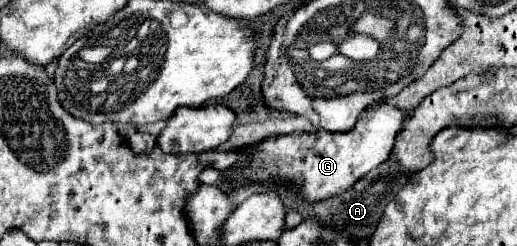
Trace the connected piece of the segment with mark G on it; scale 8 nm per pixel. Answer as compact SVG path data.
M379 101L367 107L359 115L355 127L345 133L331 133L321 129L315 133L269 137L261 141L253 153L247 151L247 163L237 169L243 173L245 179L251 179L253 183L263 183L267 189L269 187L277 189L273 185L273 175L289 179L301 189L299 193L303 201L315 203L319 199L327 199L347 191L349 187L355 185L357 179L361 179L365 173L369 173L385 159L389 159L395 143L395 135L403 129L407 117L409 113Z

